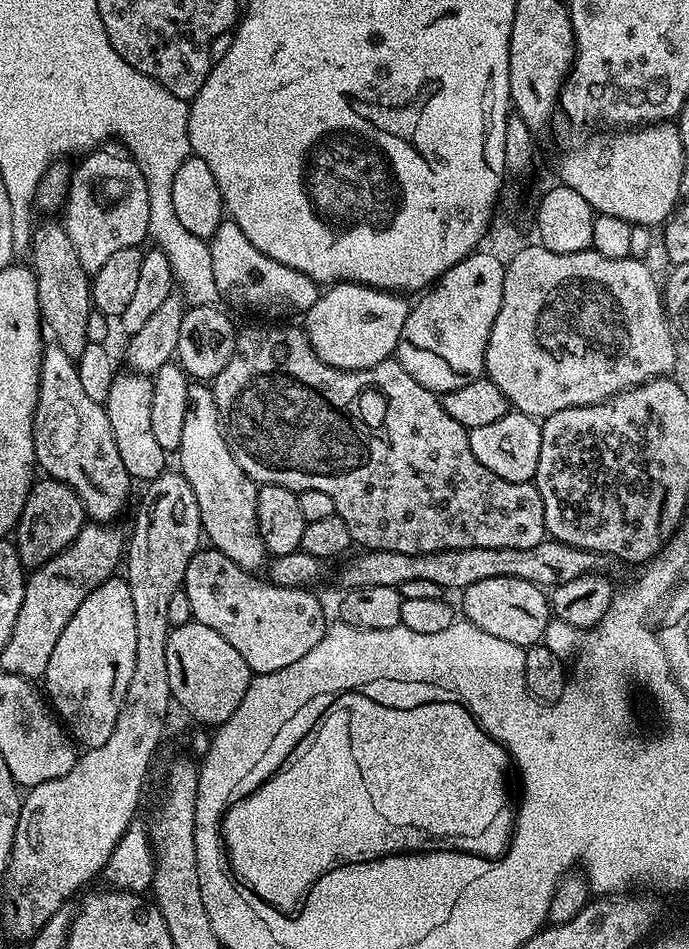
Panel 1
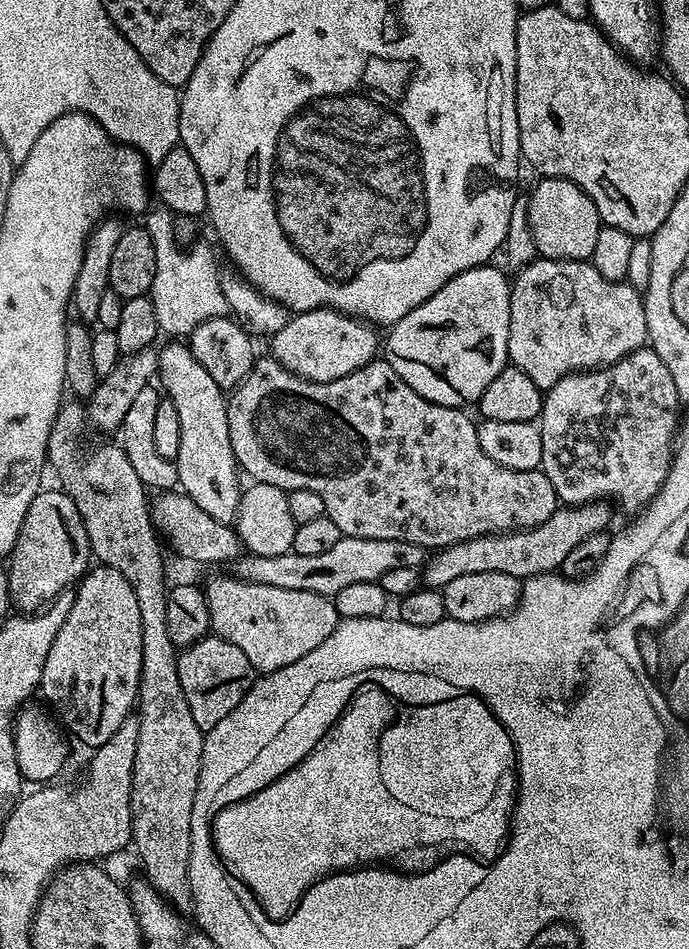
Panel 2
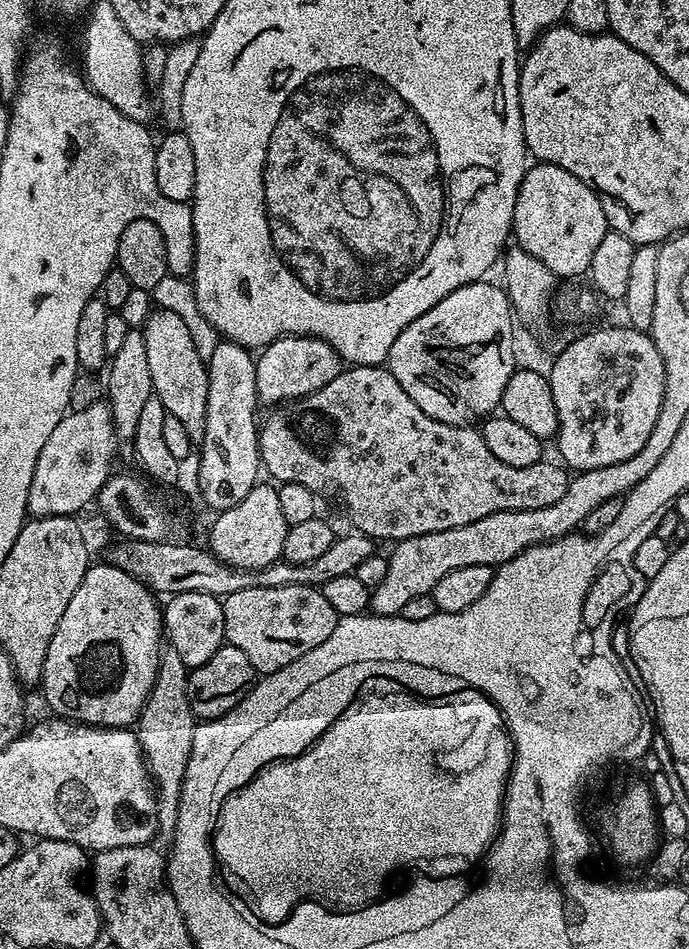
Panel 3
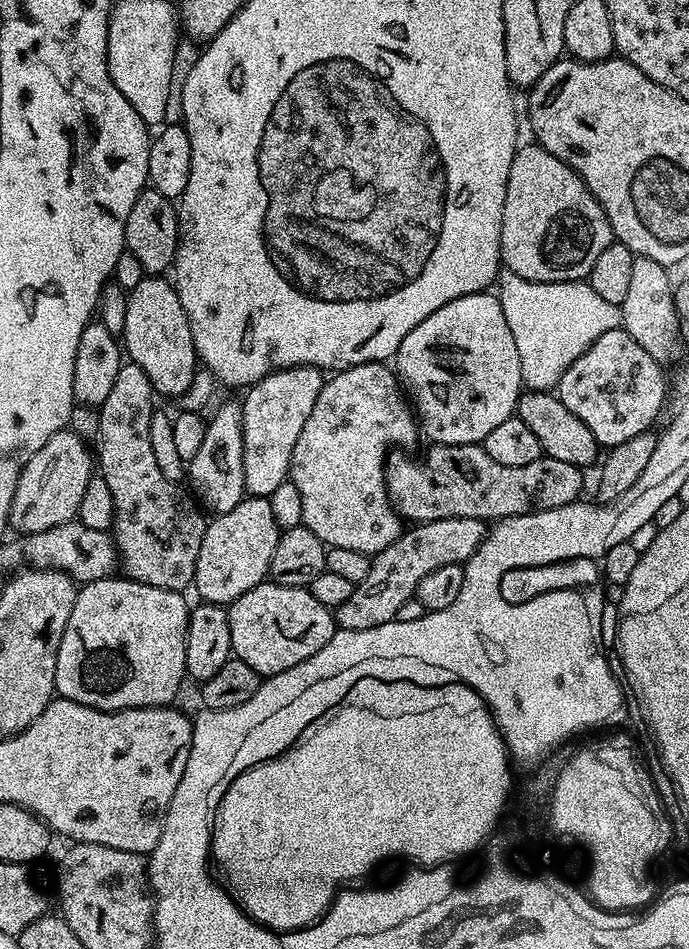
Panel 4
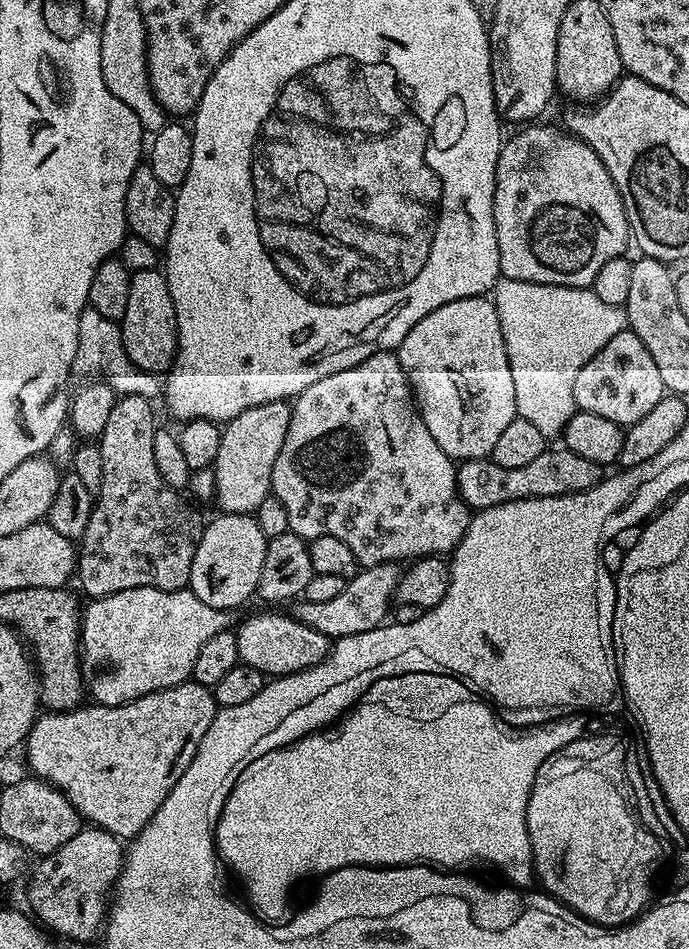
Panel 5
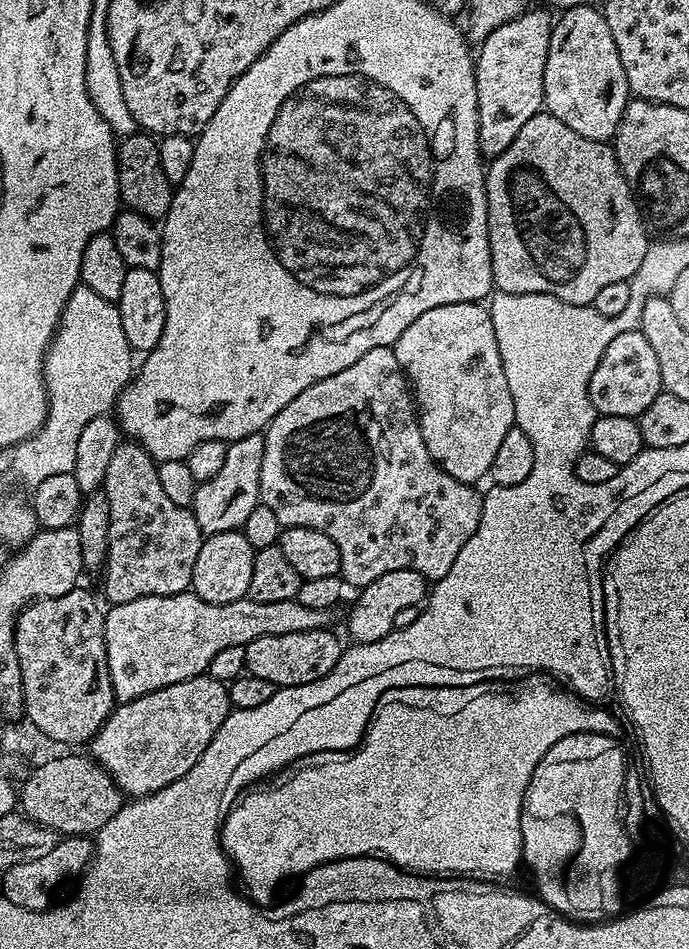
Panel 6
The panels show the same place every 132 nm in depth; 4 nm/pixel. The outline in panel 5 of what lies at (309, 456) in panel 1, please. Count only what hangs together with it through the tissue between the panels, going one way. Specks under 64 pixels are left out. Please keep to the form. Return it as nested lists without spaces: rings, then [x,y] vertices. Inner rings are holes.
[[[549,447],[534,462],[506,470],[490,458],[463,461],[456,469],[456,488],[460,491],[469,509],[479,510],[490,506],[502,506],[502,502],[514,502],[526,498],[550,498],[551,496],[573,496],[582,490],[590,490],[605,479],[603,467],[574,454],[568,448]]]

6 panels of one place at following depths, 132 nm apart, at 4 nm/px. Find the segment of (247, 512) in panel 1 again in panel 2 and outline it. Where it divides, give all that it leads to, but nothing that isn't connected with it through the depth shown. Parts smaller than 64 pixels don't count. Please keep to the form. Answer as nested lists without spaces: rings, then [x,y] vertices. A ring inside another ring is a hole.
[[[168,342],[164,349],[159,349],[158,355],[158,384],[167,400],[174,402],[178,409],[178,423],[182,429],[182,443],[178,445],[178,458],[174,462],[180,479],[179,487],[185,496],[198,502],[199,508],[206,510],[210,518],[232,524],[240,508],[242,472],[230,442],[226,392],[210,378],[187,343]]]

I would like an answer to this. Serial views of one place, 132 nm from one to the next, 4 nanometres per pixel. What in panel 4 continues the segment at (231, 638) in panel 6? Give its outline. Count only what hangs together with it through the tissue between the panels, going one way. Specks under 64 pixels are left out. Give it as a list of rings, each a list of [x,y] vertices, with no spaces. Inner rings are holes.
[[[442,518],[441,520],[426,520],[409,527],[409,530],[401,531],[400,536],[386,550],[377,552],[372,557],[372,569],[362,582],[356,584],[354,594],[342,602],[342,606],[334,609],[337,625],[346,630],[374,630],[374,626],[391,624],[396,619],[398,609],[408,600],[416,596],[418,582],[430,574],[430,570],[438,570],[438,566],[450,566],[451,564],[464,564],[478,550],[478,546],[486,535],[485,521],[478,518]],[[109,578],[107,580],[99,580],[98,582],[90,582],[89,584],[83,585],[77,591],[76,601],[74,602],[74,610],[70,610],[70,622],[66,622],[66,630],[62,634],[62,642],[58,646],[58,666],[54,670],[54,682],[56,683],[56,696],[65,700],[73,700],[79,704],[85,704],[91,708],[97,708],[99,712],[117,712],[118,710],[126,710],[127,708],[167,708],[173,703],[172,700],[180,692],[180,683],[186,680],[186,630],[188,629],[188,614],[190,611],[190,604],[184,601],[186,598],[184,592],[171,592],[165,588],[159,588],[158,586],[146,586],[142,582],[137,580],[130,580],[127,578]]]

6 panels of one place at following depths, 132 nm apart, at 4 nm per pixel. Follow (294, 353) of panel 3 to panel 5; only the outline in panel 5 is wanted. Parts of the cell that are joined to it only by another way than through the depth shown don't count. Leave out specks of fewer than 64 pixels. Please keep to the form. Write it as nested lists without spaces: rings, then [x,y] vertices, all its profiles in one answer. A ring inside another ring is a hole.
[[[283,400],[266,402],[244,410],[222,428],[222,446],[218,446],[218,458],[214,465],[216,477],[215,503],[220,503],[221,513],[254,514],[262,502],[272,495],[274,462],[282,442],[286,442],[286,430],[290,430],[292,404]]]

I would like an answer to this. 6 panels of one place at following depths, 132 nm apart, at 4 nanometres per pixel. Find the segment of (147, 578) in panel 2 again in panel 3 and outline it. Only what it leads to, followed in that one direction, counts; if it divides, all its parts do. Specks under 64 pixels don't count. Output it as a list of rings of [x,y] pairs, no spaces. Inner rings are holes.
[[[165,647],[160,654],[154,686],[140,712],[140,719],[134,725],[136,737],[140,739],[140,749],[144,751],[144,760],[148,764],[148,772],[156,785],[156,823],[159,831],[165,834],[176,831],[182,782],[186,764],[190,762],[190,746],[194,746],[194,730],[198,723],[188,701],[189,671],[182,658],[178,658],[178,650]]]

